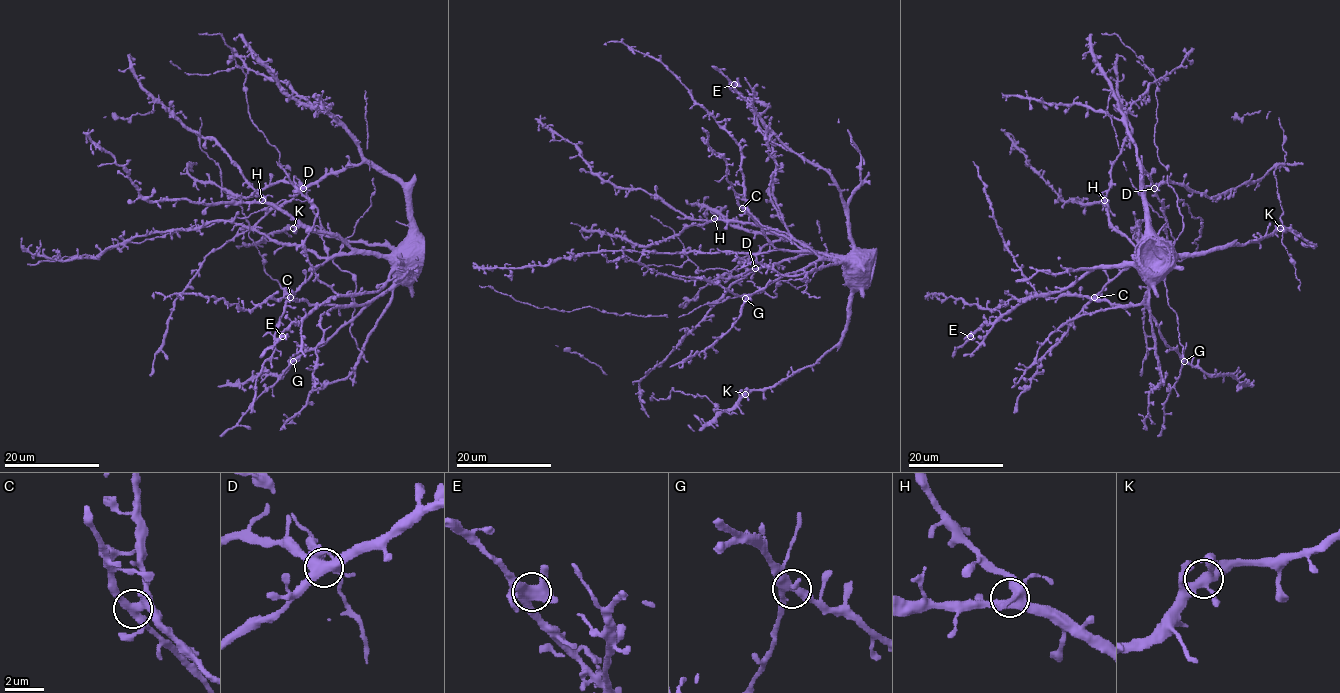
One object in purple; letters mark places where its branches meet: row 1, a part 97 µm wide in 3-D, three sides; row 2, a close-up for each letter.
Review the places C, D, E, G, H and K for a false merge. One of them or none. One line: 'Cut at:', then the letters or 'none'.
Cut at: none

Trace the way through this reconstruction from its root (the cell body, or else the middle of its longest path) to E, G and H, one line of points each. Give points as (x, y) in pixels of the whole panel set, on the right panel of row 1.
E: (1139, 250), (1133, 261), (1090, 268), (1060, 291), (1028, 297), (970, 336)
G: (1139, 250), (1138, 272), (1147, 281), (1146, 307), (1156, 319), (1162, 338), (1184, 361)
H: (1139, 250), (1109, 222), (1104, 200)

